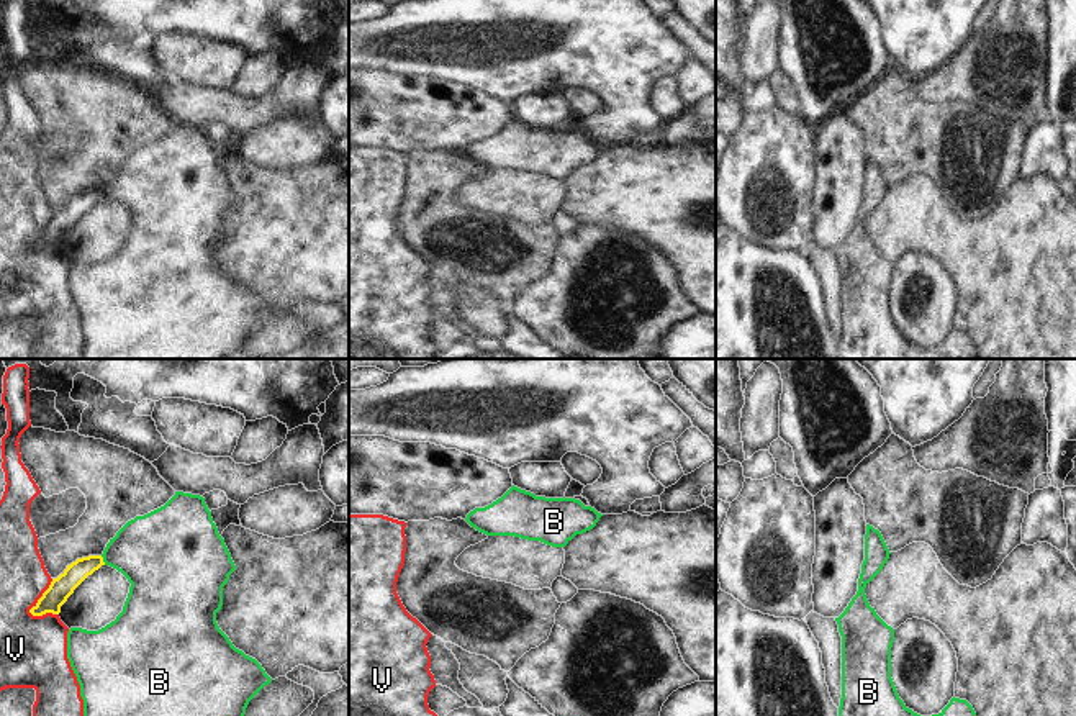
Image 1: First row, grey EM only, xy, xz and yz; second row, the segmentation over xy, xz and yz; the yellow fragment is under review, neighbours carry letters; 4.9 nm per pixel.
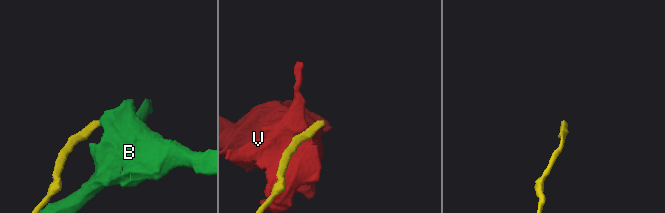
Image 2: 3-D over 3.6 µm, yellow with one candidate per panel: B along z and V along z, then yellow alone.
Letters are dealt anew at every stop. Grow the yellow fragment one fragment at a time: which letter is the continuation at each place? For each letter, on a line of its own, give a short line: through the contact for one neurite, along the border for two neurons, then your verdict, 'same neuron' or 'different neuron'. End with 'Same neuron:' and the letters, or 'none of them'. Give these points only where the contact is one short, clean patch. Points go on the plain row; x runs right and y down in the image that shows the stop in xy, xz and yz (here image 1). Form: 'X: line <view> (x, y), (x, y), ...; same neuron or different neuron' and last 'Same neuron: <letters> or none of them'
B: line xy (100, 189), (105, 197); different neuron
V: different neuron
Same neuron: none of them

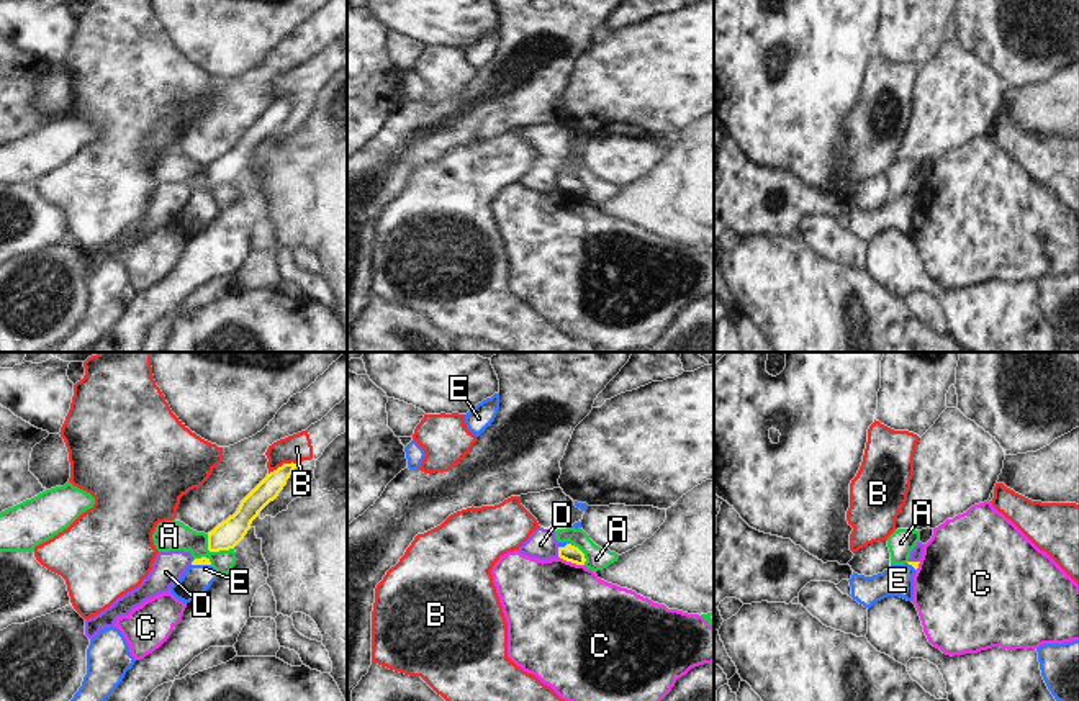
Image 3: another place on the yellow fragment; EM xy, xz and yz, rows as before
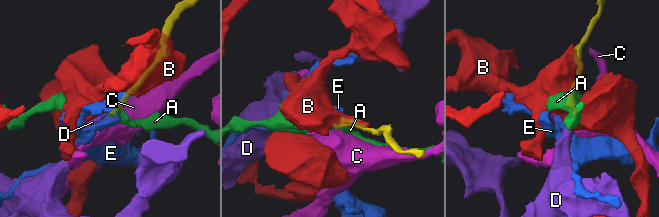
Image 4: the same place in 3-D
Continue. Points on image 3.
A: line xy (207, 167), (207, 180), (210, 184), (233, 182); different neuron
B: line xy (295, 95), (285, 95), (269, 107); different neuron
C: line xz (559, 189), (583, 198); different neuron
D: line xz (557, 180), (559, 189); different neuron
E: line xy (203, 194), (202, 197), (197, 212); same neuron
Same neuron: E

